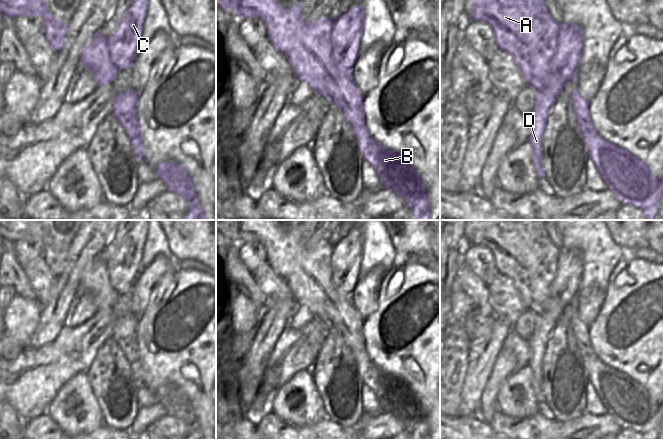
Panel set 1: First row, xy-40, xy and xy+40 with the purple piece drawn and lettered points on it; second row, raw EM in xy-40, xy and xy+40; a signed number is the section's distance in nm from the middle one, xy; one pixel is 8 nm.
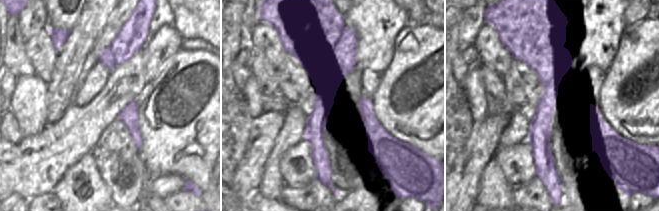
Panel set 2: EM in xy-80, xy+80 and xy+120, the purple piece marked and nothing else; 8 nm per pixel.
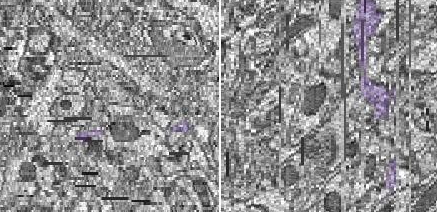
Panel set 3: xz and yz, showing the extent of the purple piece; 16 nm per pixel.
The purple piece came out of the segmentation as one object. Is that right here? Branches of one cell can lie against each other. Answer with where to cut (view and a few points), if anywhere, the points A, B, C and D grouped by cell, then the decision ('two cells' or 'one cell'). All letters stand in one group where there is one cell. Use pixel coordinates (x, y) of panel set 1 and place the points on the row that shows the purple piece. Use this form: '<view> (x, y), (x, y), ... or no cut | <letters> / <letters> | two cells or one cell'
xy+40 (559, 24), (557, 48), (549, 70), (568, 80) | A B / C D | two cells

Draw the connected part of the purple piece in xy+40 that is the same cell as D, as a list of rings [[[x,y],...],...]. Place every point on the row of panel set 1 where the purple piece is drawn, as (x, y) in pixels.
[[[535,90],[533,111],[529,115],[531,133],[527,142],[533,149],[533,165],[540,180],[545,180],[541,167],[541,139],[556,97],[556,94],[552,94],[548,90]]]

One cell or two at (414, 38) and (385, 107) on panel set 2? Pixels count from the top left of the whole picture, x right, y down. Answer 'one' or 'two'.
one

